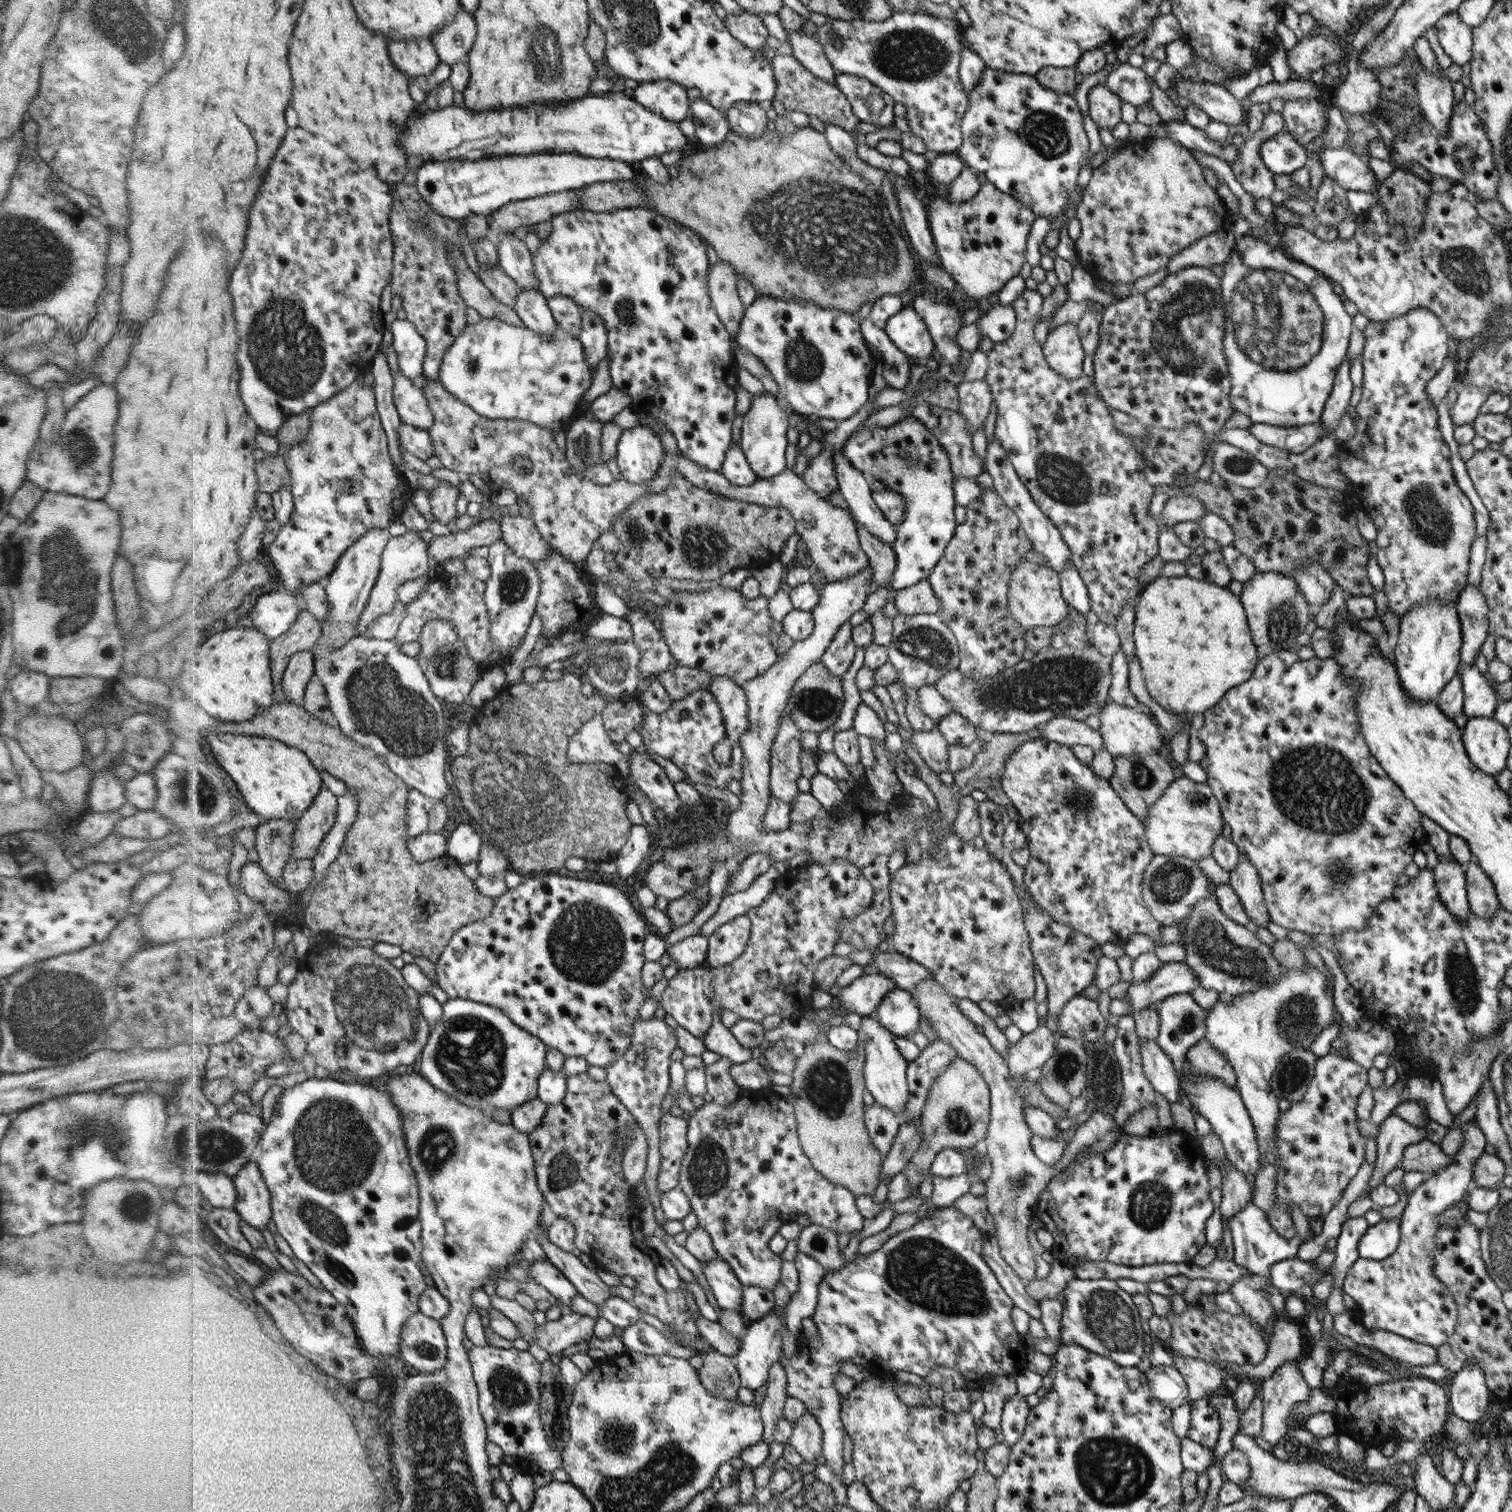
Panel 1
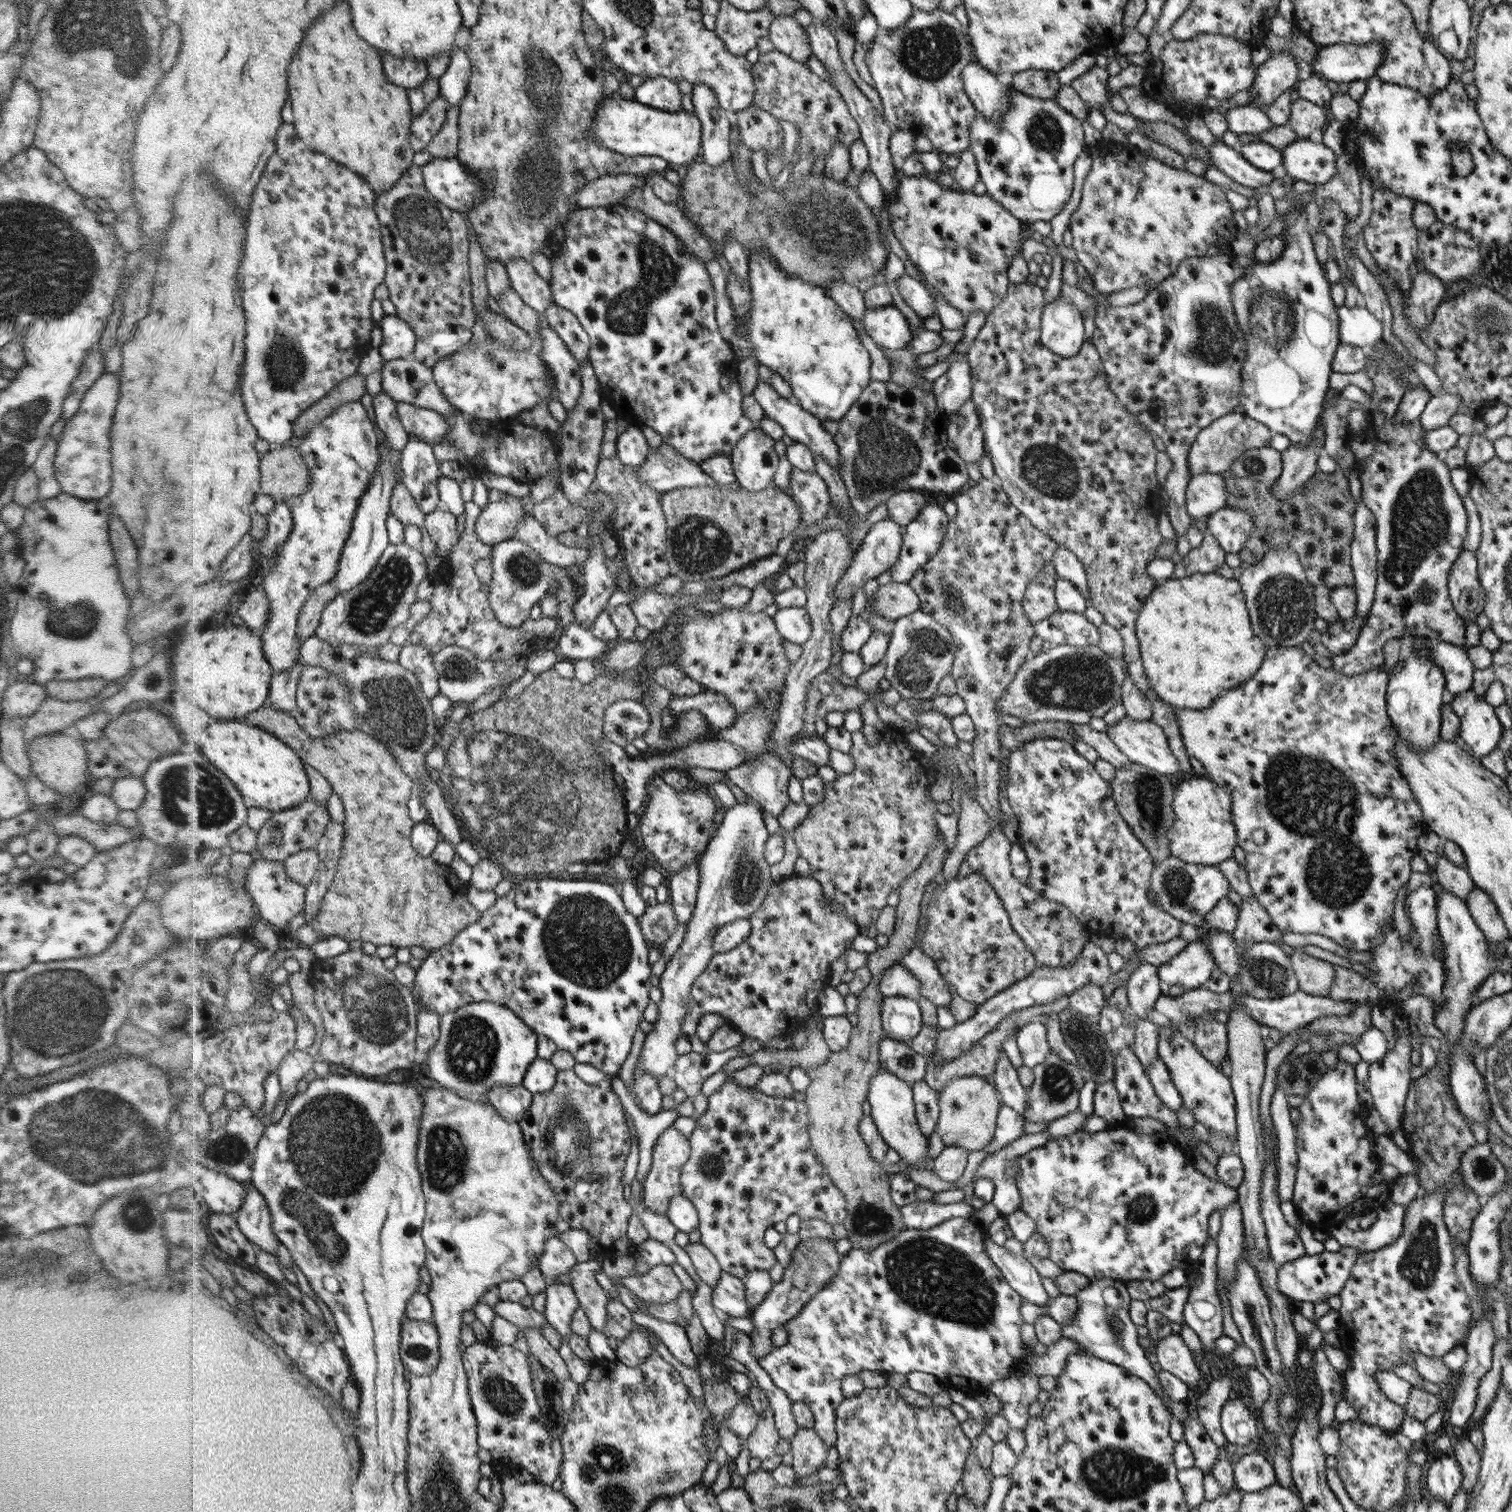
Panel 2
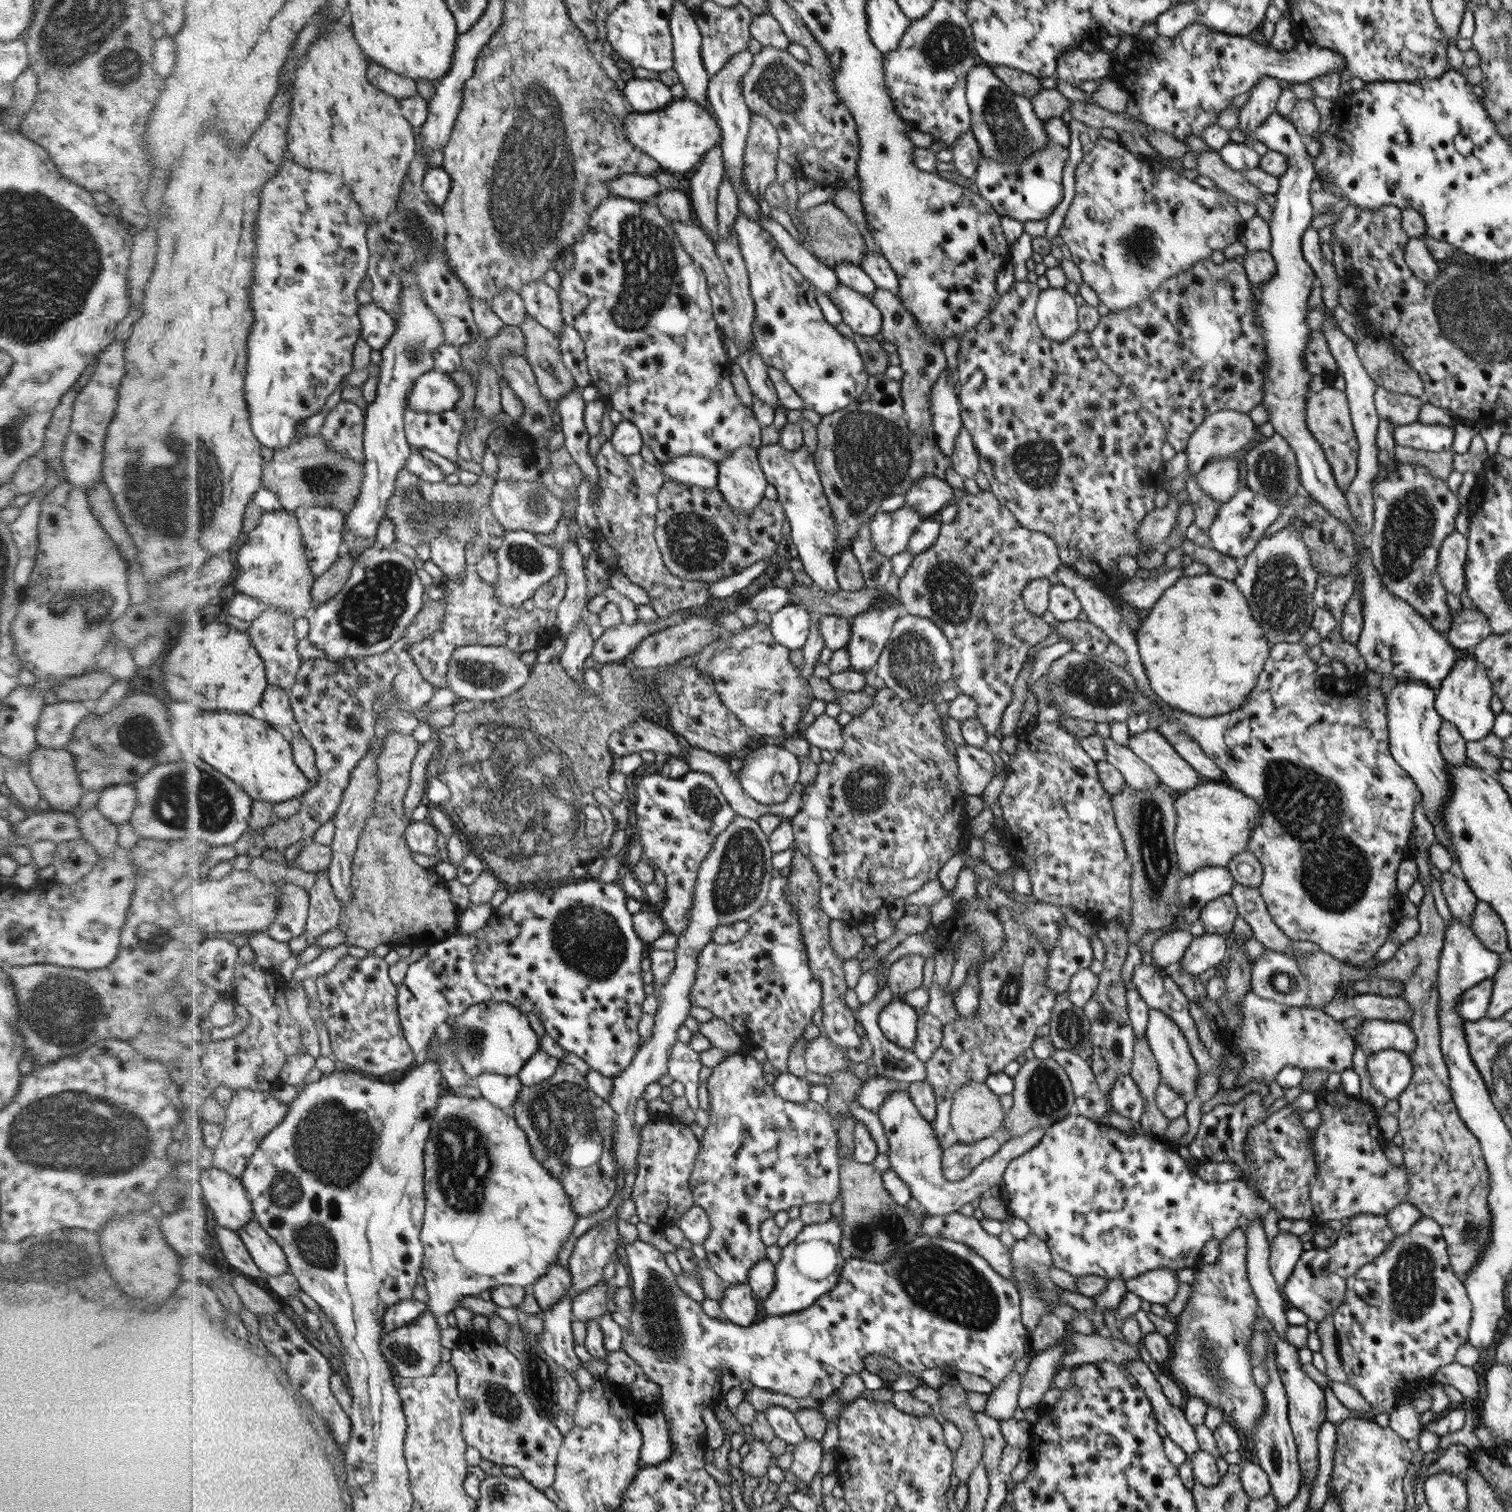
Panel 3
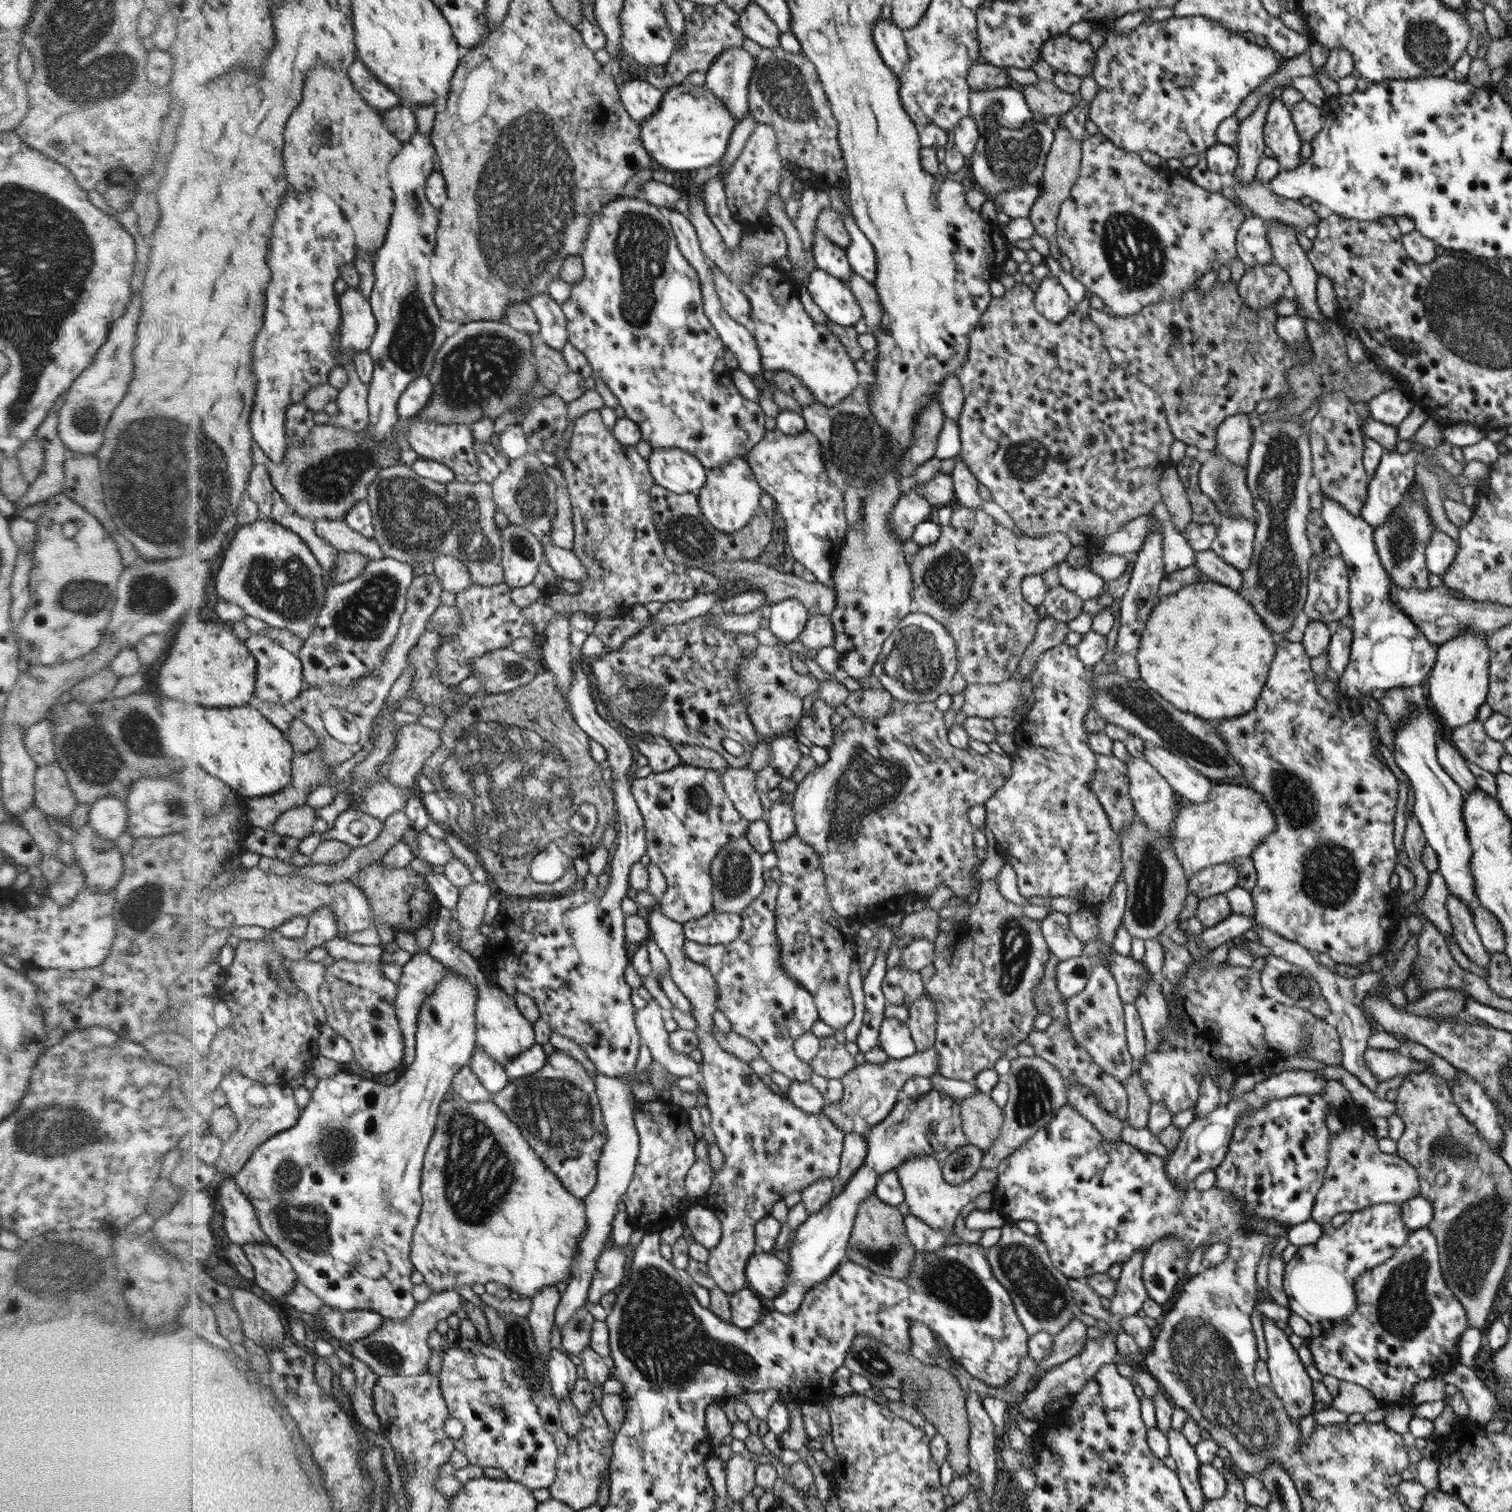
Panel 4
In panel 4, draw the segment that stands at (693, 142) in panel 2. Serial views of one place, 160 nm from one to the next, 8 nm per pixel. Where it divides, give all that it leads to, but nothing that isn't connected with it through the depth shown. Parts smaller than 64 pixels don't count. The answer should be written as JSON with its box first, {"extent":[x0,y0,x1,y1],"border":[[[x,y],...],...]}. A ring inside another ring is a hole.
{"extent":[642,81,735,171],"border":[[[684,81],[671,86],[659,109],[642,126],[643,146],[658,168],[669,171],[698,170],[720,163],[725,156],[735,118],[706,85]]]}

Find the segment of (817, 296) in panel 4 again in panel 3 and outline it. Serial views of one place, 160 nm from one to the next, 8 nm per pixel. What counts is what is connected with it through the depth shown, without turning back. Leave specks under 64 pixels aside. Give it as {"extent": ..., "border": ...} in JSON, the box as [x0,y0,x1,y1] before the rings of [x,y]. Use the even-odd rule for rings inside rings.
{"extent":[827,284,883,337],"border":[[[842,284],[834,287],[827,296],[842,313],[844,324],[848,324],[854,333],[871,337],[882,334],[883,313],[868,296]]]}

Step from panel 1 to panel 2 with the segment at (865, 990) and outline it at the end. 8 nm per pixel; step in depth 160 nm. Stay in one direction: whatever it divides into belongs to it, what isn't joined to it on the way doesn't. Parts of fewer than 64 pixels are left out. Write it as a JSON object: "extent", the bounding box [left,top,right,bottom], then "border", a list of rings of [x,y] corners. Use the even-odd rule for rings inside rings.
{"extent":[879,964,921,999],"border":[[[900,964],[893,965],[883,972],[879,991],[886,996],[905,996],[919,999],[921,996],[920,979]]]}

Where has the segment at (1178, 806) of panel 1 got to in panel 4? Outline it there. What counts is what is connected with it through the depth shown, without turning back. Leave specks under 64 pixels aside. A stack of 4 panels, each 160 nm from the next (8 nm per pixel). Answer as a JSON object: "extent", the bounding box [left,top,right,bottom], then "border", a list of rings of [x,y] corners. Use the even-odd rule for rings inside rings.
{"extent":[1173,781,1277,880],"border":[[[1227,781],[1227,782],[1215,783],[1214,787],[1211,789],[1211,794],[1208,797],[1208,800],[1206,802],[1203,802],[1202,804],[1190,801],[1181,801],[1179,804],[1180,807],[1177,810],[1175,820],[1175,834],[1174,834],[1175,840],[1173,848],[1175,851],[1175,855],[1177,856],[1177,859],[1183,866],[1184,874],[1186,875],[1186,879],[1188,880],[1192,879],[1192,877],[1194,877],[1195,874],[1198,874],[1201,870],[1207,869],[1209,866],[1230,862],[1238,856],[1251,856],[1252,851],[1256,847],[1259,847],[1264,842],[1264,840],[1268,838],[1268,835],[1271,832],[1274,832],[1274,829],[1276,828],[1277,825],[1275,819],[1275,813],[1271,809],[1271,807],[1268,806],[1268,803],[1264,800],[1263,794],[1260,794],[1260,791],[1254,790],[1253,788],[1246,786],[1242,781],[1239,782]]]}

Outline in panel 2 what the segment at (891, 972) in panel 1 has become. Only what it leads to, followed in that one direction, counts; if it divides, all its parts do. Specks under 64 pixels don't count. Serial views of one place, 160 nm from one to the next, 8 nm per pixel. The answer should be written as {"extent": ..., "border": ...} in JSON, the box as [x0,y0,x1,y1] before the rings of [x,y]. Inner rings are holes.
{"extent":[900,943,1027,1118],"border":[[[920,943],[908,952],[900,961],[900,966],[904,966],[908,971],[915,974],[920,979],[921,996],[931,1000],[936,1007],[948,1007],[952,1000],[949,988],[945,983],[940,971],[937,970],[934,960],[930,960],[922,952]],[[1006,1053],[999,1057],[998,1068],[993,1074],[993,1086],[998,1091],[1002,1104],[1016,1110],[1023,1118],[1027,1107],[1027,1090],[1022,1087],[1018,1073]]]}

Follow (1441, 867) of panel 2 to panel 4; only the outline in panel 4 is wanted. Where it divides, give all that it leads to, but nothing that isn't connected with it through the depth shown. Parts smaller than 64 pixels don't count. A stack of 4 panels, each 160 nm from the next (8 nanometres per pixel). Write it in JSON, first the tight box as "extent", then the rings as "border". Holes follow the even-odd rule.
{"extent":[1446,892,1491,968],"border":[[[1448,892],[1446,908],[1452,926],[1453,937],[1460,950],[1468,957],[1468,960],[1476,964],[1478,968],[1489,968],[1491,955],[1486,952],[1482,945],[1480,935],[1474,925],[1473,910],[1468,909],[1464,902]]]}

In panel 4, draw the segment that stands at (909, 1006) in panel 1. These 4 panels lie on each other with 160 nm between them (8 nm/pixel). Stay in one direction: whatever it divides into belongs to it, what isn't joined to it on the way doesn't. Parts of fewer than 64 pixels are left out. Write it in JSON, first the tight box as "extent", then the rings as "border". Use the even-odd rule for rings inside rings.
{"extent":[879,1018,918,1059],"border":[[[894,1018],[882,1021],[879,1030],[879,1046],[884,1048],[890,1059],[903,1059],[911,1057],[918,1052],[911,1028]]]}

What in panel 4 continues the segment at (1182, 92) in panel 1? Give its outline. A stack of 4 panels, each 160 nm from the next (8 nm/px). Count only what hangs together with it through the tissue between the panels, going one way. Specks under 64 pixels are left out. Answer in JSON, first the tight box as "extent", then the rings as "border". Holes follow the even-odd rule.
{"extent":[1263,98,1438,700],"border":[[[1282,98],[1271,102],[1263,130],[1264,138],[1282,170],[1299,167],[1302,162],[1302,139],[1291,117],[1291,109]],[[1325,494],[1321,517],[1340,548],[1349,576],[1349,610],[1353,637],[1349,663],[1339,677],[1342,694],[1361,700],[1376,689],[1412,688],[1428,680],[1436,662],[1438,645],[1430,642],[1395,602],[1389,598],[1392,583],[1376,551],[1373,528],[1361,515],[1354,516]]]}

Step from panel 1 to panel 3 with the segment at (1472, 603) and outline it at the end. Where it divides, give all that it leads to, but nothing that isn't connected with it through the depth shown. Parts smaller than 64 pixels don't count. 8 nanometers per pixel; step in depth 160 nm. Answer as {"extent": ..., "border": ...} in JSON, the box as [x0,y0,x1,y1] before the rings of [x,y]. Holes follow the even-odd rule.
{"extent":[1437,532,1468,598],"border":[[[1456,532],[1444,540],[1437,564],[1437,573],[1444,588],[1459,598],[1460,594],[1467,593],[1464,578],[1467,554],[1468,539]]]}

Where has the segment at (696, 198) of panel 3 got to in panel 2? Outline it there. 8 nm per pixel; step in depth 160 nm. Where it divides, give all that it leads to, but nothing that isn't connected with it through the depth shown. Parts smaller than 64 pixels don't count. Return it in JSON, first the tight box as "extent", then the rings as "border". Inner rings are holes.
{"extent":[691,83,731,166],"border":[[[694,83],[691,100],[695,115],[702,123],[702,158],[720,166],[731,156],[731,114],[724,110],[706,83]]]}

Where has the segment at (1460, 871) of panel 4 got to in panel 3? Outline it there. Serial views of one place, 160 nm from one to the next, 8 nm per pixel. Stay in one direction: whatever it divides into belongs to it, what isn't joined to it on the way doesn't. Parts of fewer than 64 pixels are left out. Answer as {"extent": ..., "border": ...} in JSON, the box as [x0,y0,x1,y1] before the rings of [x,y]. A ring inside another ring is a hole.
{"extent":[1386,681,1457,860],"border":[[[1399,681],[1397,686],[1391,690],[1390,695],[1386,698],[1387,708],[1387,729],[1389,732],[1389,749],[1394,757],[1396,764],[1401,766],[1410,778],[1416,783],[1421,792],[1421,803],[1426,806],[1426,818],[1434,827],[1436,842],[1440,843],[1453,853],[1453,859],[1457,860],[1457,854],[1454,853],[1451,845],[1451,838],[1443,823],[1442,809],[1448,802],[1449,794],[1451,794],[1451,778],[1447,770],[1448,764],[1444,760],[1442,753],[1439,751],[1439,730],[1442,726],[1442,717],[1435,709],[1436,690],[1428,688],[1424,683],[1416,683],[1414,681]]]}

